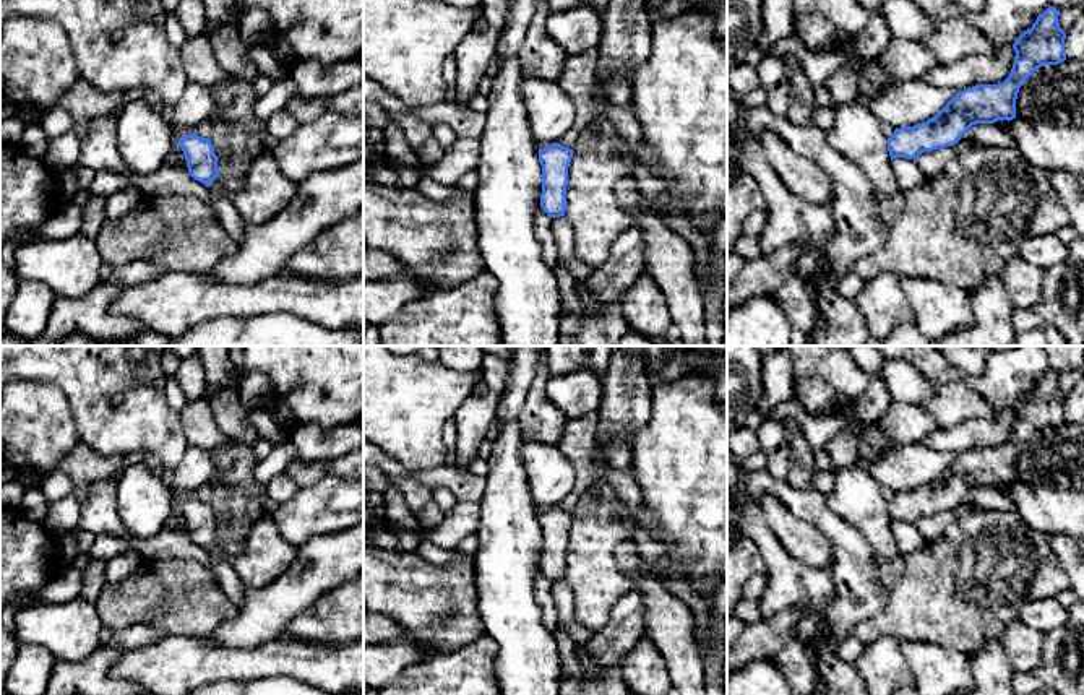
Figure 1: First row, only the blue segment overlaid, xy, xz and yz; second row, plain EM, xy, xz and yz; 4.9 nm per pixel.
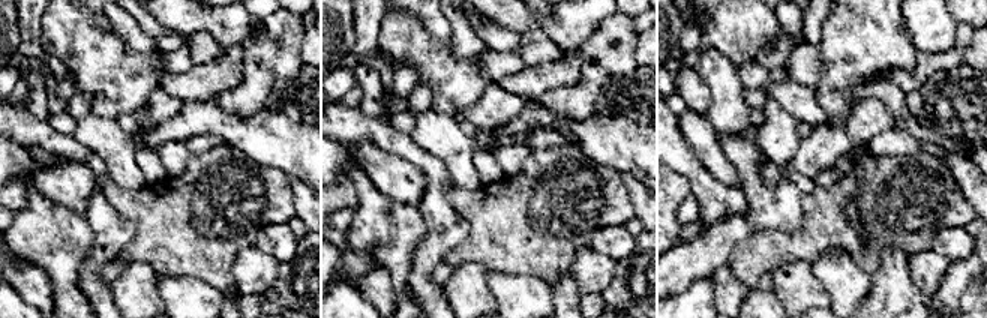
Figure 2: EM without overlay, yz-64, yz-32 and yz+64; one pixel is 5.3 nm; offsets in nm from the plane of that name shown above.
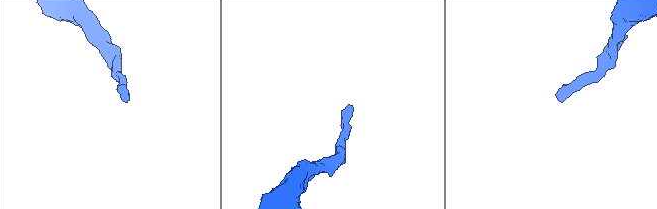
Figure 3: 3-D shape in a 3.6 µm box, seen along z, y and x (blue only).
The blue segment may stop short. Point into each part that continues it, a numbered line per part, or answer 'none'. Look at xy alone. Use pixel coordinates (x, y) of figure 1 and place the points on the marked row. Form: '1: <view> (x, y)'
1: xy (263, 190)

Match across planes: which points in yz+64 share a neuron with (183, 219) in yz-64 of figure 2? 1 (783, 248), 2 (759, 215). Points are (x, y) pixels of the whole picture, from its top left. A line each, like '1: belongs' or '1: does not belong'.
1: belongs
2: does not belong

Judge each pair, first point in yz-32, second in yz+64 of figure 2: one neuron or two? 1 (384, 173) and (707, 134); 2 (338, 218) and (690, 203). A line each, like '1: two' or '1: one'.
1: one
2: one

